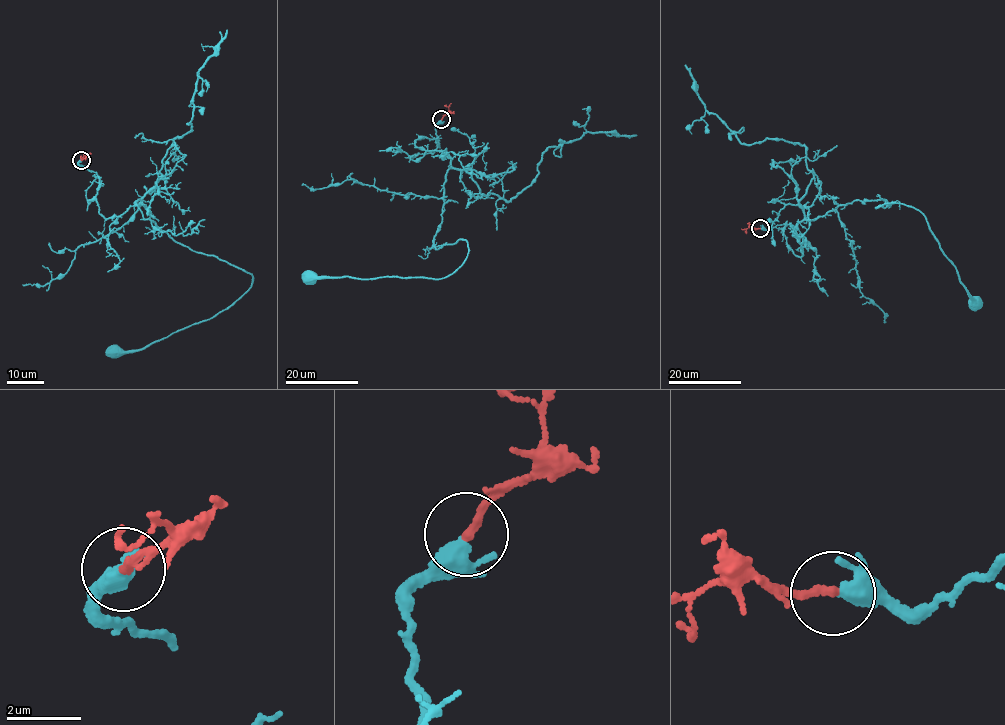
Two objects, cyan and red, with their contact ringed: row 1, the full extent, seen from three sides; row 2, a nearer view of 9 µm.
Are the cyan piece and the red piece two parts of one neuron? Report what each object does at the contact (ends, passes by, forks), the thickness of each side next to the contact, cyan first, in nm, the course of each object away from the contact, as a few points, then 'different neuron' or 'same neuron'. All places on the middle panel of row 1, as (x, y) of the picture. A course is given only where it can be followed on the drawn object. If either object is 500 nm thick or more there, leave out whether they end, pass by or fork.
cyan forks; red ends; calibres 280 and 220 nm; course cyan (441, 120), (438, 146), (435, 138), (414, 141), (450, 159), (433, 247), (467, 241), (453, 273), (309, 277); course red (441, 120), (451, 103); same neuron

